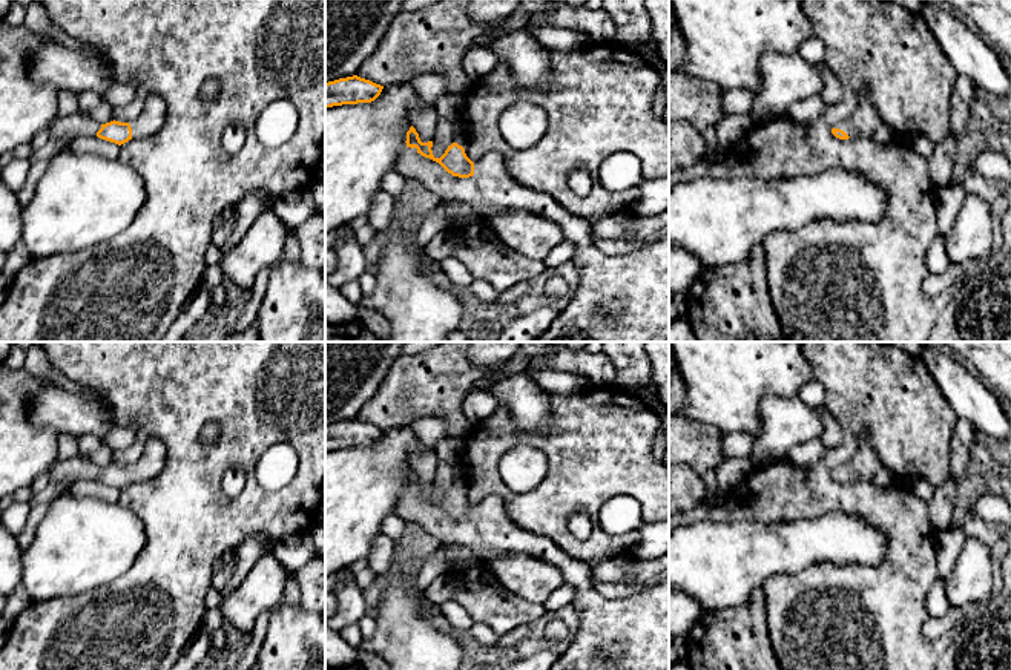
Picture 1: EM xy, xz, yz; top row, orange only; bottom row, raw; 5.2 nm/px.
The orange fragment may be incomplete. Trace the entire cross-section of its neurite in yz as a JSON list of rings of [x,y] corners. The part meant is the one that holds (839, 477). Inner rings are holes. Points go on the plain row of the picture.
[[[861,435],[856,454],[847,461],[836,466],[832,477],[839,483],[855,483],[871,480],[884,465],[870,442]]]

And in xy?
[[[150,437],[141,457],[130,466],[110,465],[101,468],[97,480],[118,489],[132,481],[149,481],[155,478],[166,466],[167,448],[160,437]]]

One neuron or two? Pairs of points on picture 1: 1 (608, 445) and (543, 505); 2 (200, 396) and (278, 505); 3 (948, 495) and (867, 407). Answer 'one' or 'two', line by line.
1: one
2: one
3: two

